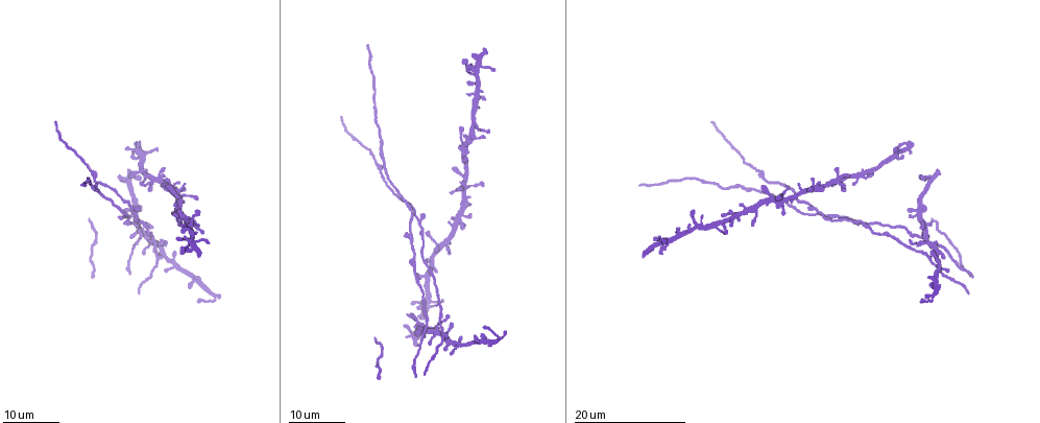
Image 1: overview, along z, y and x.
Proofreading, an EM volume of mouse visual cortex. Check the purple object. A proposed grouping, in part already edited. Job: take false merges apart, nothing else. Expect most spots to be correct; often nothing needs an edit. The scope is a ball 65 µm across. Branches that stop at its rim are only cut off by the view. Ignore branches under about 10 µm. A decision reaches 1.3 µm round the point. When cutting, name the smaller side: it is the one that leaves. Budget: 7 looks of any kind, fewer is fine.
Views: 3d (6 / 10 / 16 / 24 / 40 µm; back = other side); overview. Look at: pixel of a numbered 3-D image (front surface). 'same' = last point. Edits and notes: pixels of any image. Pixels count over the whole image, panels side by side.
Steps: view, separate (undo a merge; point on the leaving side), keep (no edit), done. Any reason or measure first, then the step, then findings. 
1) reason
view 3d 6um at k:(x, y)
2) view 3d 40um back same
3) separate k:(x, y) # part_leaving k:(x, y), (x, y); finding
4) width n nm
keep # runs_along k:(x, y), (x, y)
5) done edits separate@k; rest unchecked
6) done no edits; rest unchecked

view 3d 16um at 1:(828, 216)

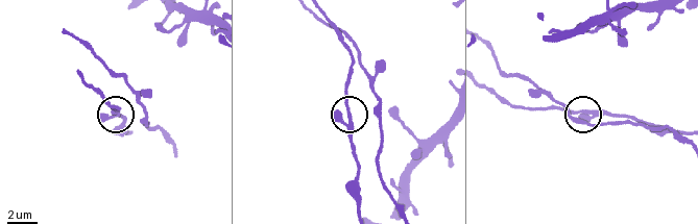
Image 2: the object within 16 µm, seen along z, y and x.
view 3d 6um at 2:(348, 116)

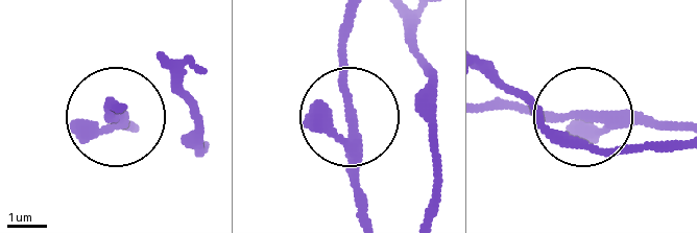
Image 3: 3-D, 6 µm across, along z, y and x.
width 260 nm
keep # runs_along 3:(363, 212), (343, 23); continuous, no second cell

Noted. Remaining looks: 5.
calibre changes
view 3d 24um at 1:(799, 202)

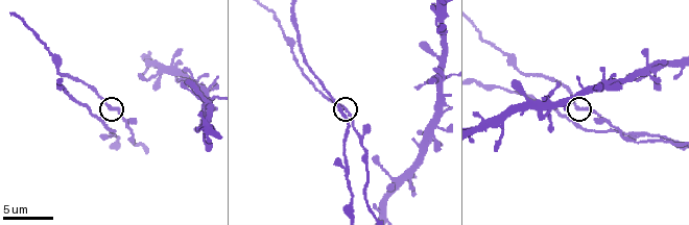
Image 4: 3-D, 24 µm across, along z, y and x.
view 3d 10um at 4:(345, 109)

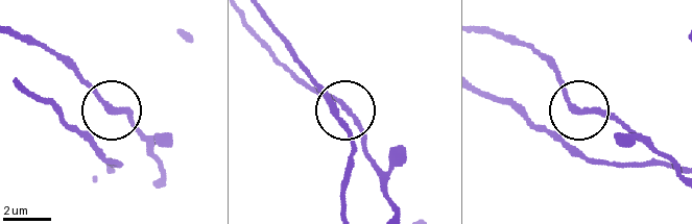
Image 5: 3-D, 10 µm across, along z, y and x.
keep # runs_along 5:(678, 171), (612, 120), (576, 109), (554, 72); one cell here

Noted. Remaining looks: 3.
two arms in line, one across
view 3d 16um at 1:(426, 328)

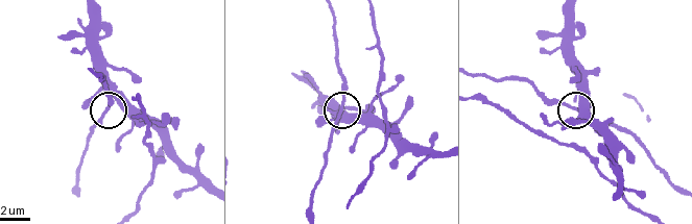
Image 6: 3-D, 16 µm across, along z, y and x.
view 3d 10um at 6:(106, 111)

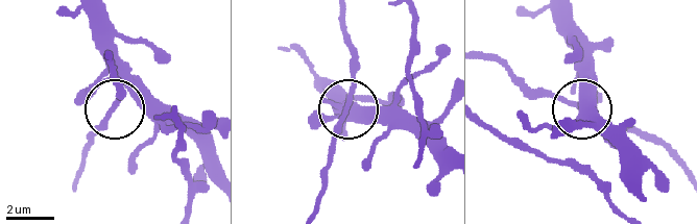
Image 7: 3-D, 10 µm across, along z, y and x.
arms 3
keep # all the same cell

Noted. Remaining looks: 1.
done no edits; rest unchecked

